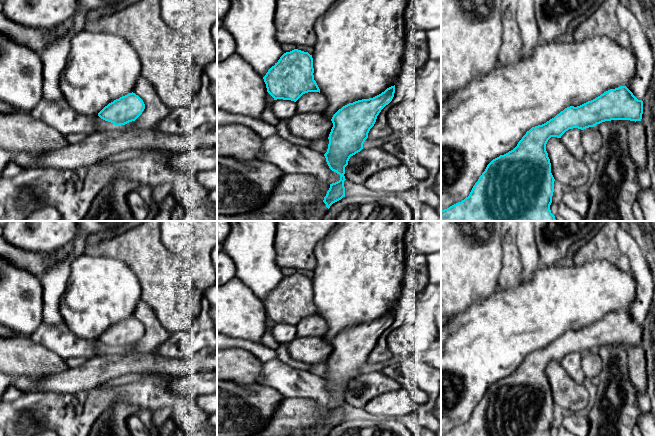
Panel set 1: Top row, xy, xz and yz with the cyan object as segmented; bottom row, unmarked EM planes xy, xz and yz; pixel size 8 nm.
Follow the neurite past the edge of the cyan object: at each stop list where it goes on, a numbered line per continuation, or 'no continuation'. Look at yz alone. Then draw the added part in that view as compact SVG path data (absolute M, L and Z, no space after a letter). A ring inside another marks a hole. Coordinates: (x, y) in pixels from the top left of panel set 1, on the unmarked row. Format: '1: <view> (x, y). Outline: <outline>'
1: yz (591, 364). Outline: M589 351L583 354L581 367L585 378L592 379L599 376L602 370L600 356L595 351Z
2: yz (573, 397). Outline: M551 361L546 368L551 397L568 413L581 413L589 403L589 393L583 384L575 382L560 362Z

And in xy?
no continuation

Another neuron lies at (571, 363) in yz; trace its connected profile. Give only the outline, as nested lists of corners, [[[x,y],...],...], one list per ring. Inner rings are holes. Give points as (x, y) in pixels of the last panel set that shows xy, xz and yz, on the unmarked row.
[[[578,352],[569,353],[561,360],[561,365],[565,371],[570,375],[570,377],[577,383],[583,384],[586,379],[582,367],[581,359],[583,354]]]

